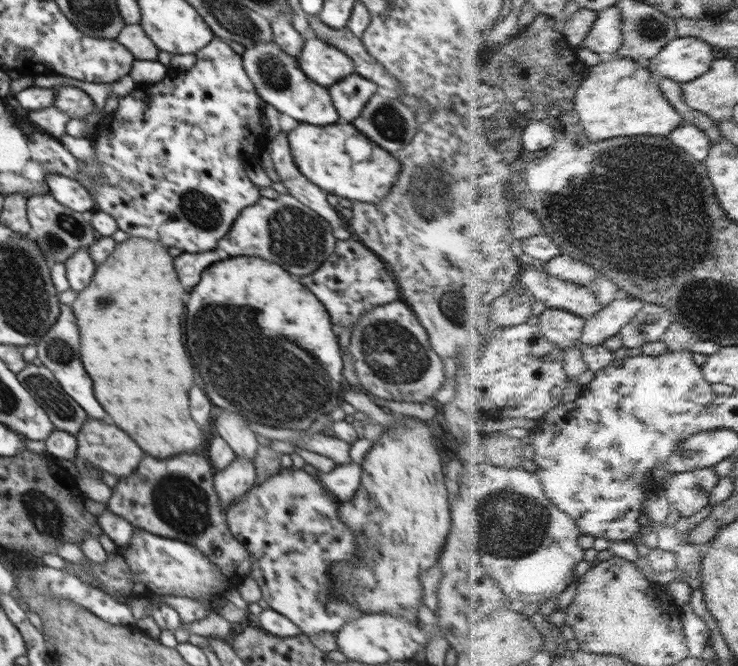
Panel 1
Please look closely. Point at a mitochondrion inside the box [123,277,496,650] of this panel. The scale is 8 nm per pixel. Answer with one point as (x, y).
(272, 377)

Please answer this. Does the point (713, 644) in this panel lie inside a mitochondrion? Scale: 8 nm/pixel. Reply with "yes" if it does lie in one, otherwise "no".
no

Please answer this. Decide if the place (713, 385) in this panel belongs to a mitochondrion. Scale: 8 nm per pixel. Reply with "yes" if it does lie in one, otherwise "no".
no

